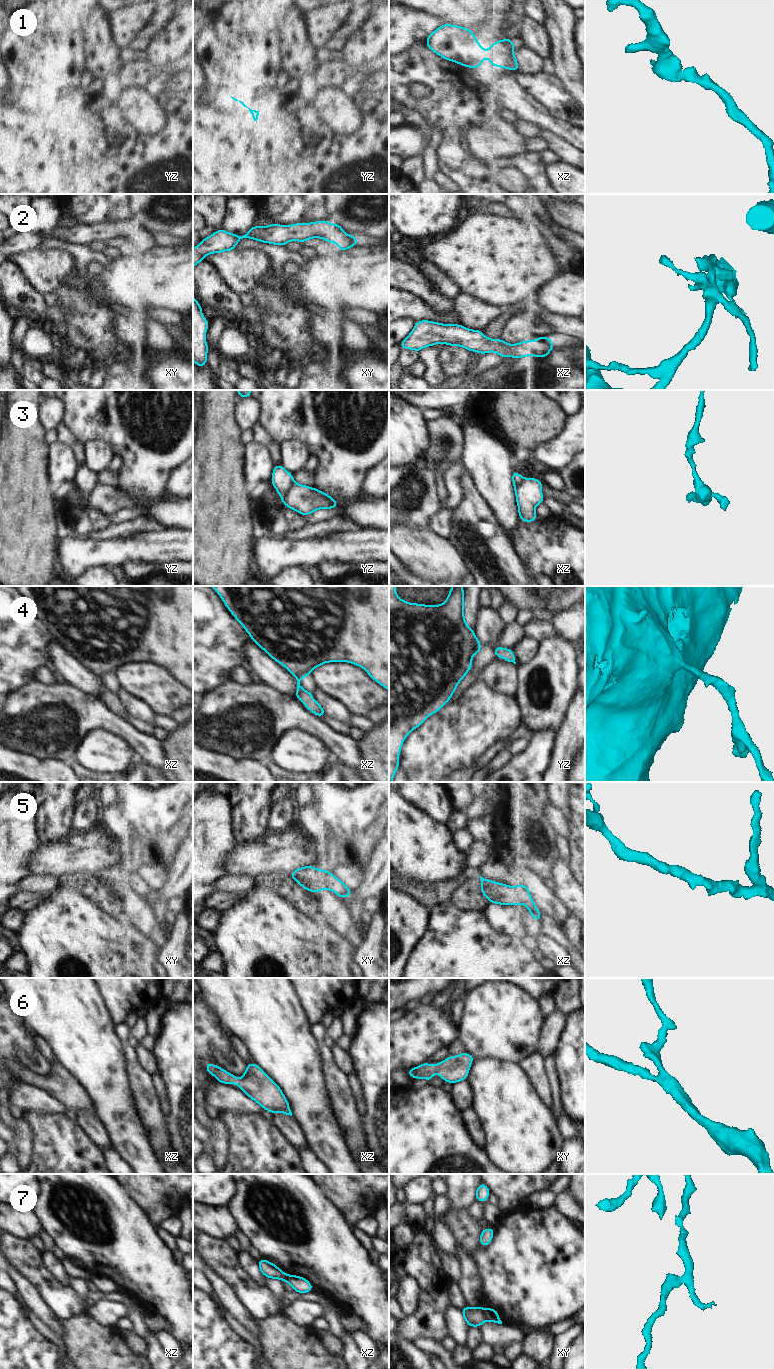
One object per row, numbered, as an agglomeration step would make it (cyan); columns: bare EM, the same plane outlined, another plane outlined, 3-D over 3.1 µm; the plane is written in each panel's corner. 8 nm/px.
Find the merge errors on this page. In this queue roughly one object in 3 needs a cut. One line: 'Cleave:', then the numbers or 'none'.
Cleave: 3, 7

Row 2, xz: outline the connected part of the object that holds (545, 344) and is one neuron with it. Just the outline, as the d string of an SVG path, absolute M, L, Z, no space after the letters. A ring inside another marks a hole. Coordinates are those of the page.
M429 320L415 322L413 330L400 342L402 349L412 349L419 352L421 349L444 343L448 346L460 346L470 352L479 352L481 355L496 352L502 358L536 356L545 358L554 347L551 338L540 336L536 340L521 341L517 344L508 344L501 338L487 338L482 330L471 330L460 324L442 324Z

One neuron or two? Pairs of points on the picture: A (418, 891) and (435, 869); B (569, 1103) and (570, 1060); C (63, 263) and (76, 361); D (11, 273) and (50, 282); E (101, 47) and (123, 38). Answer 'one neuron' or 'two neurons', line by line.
A: two neurons
B: one neuron
C: two neurons
D: two neurons
E: two neurons

